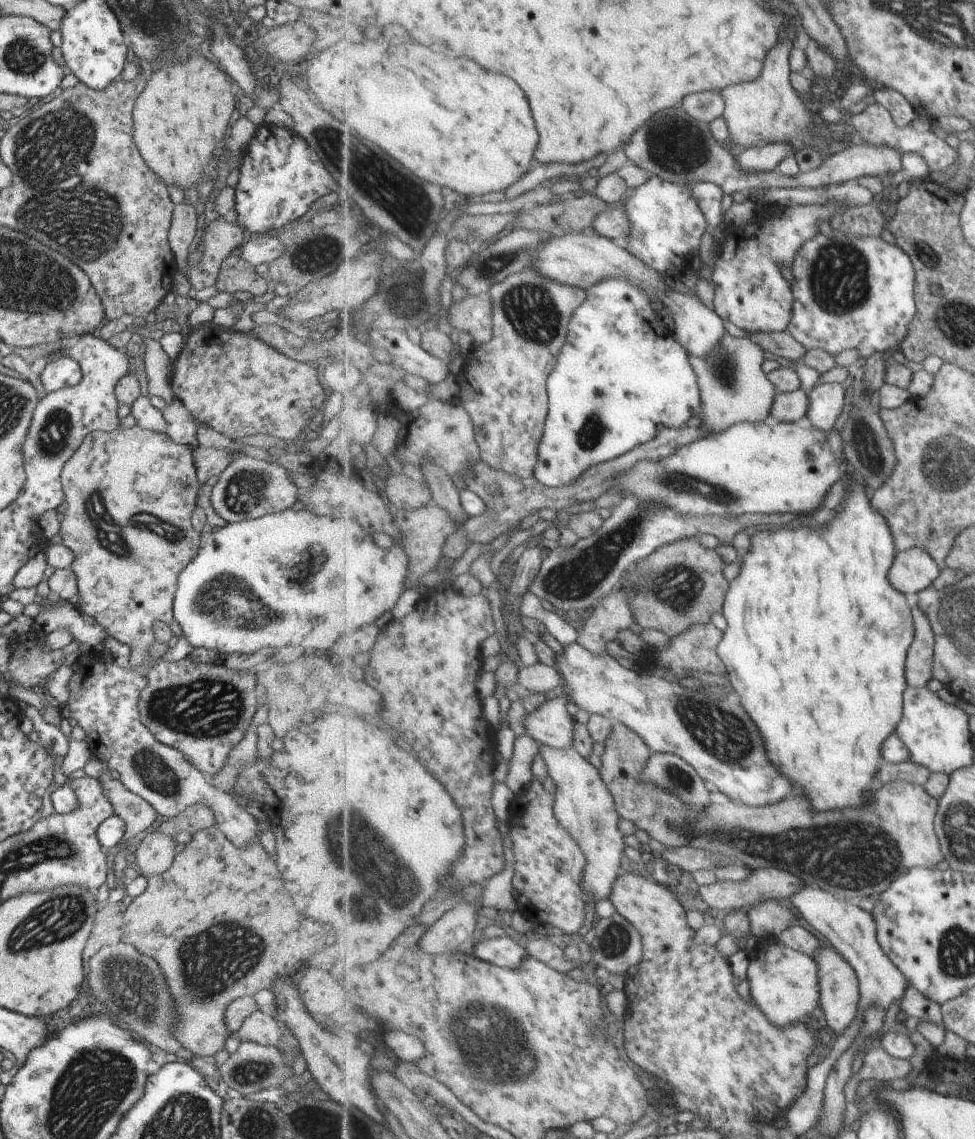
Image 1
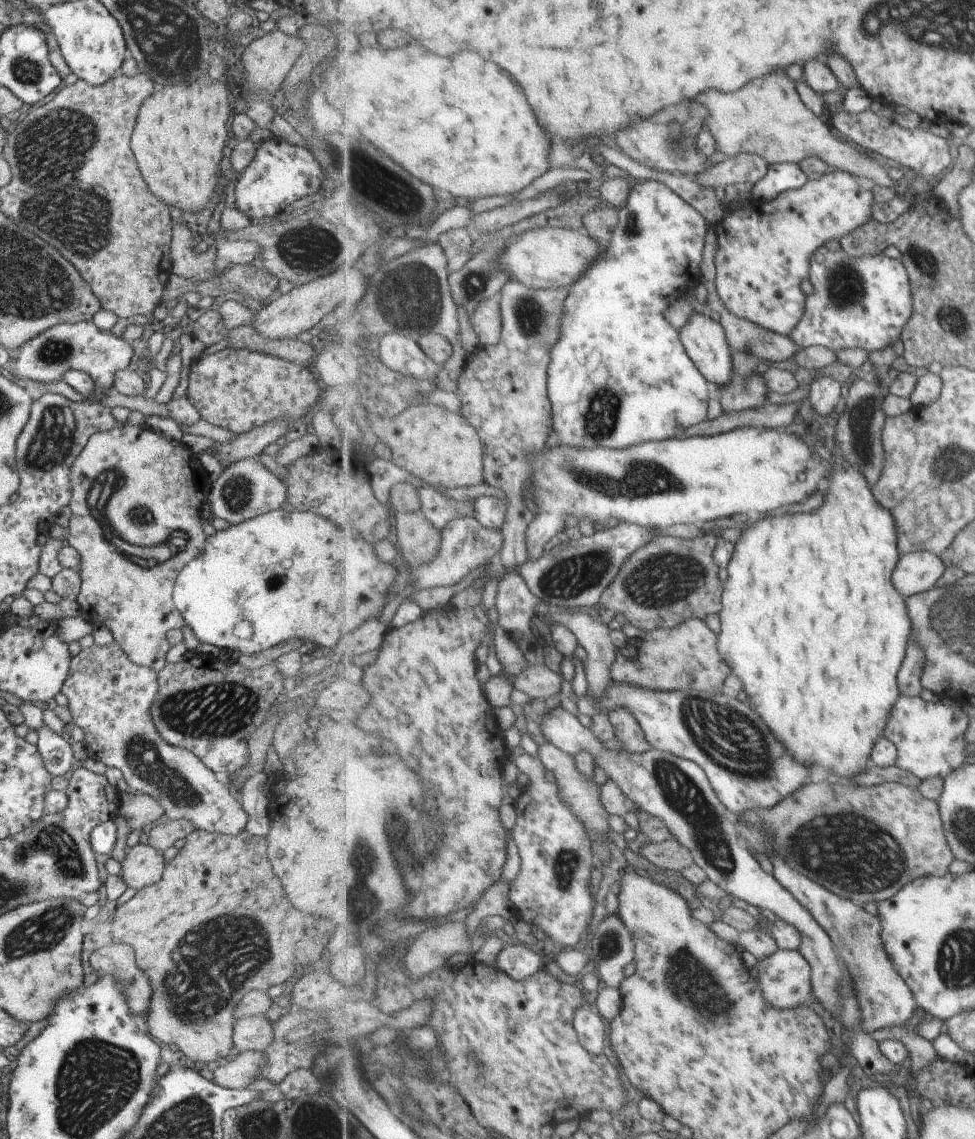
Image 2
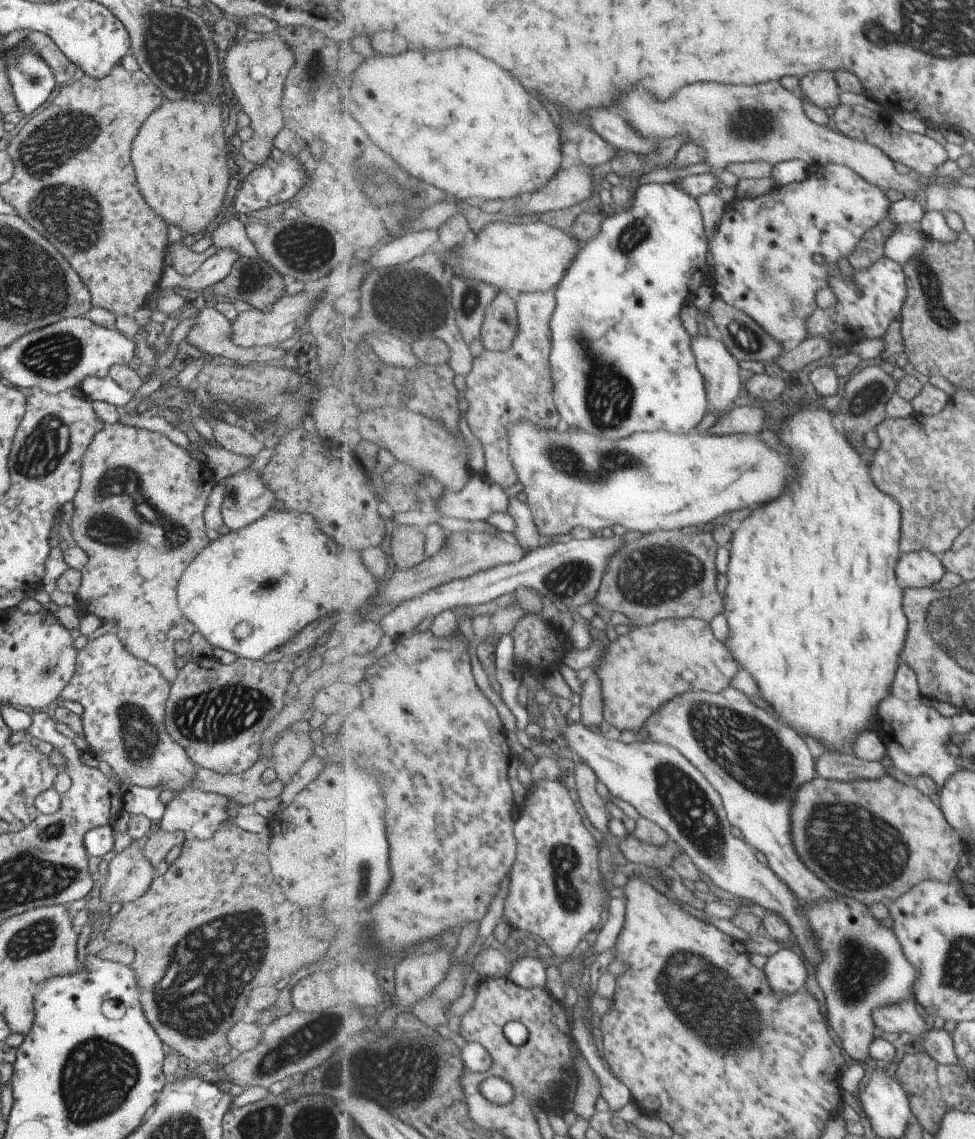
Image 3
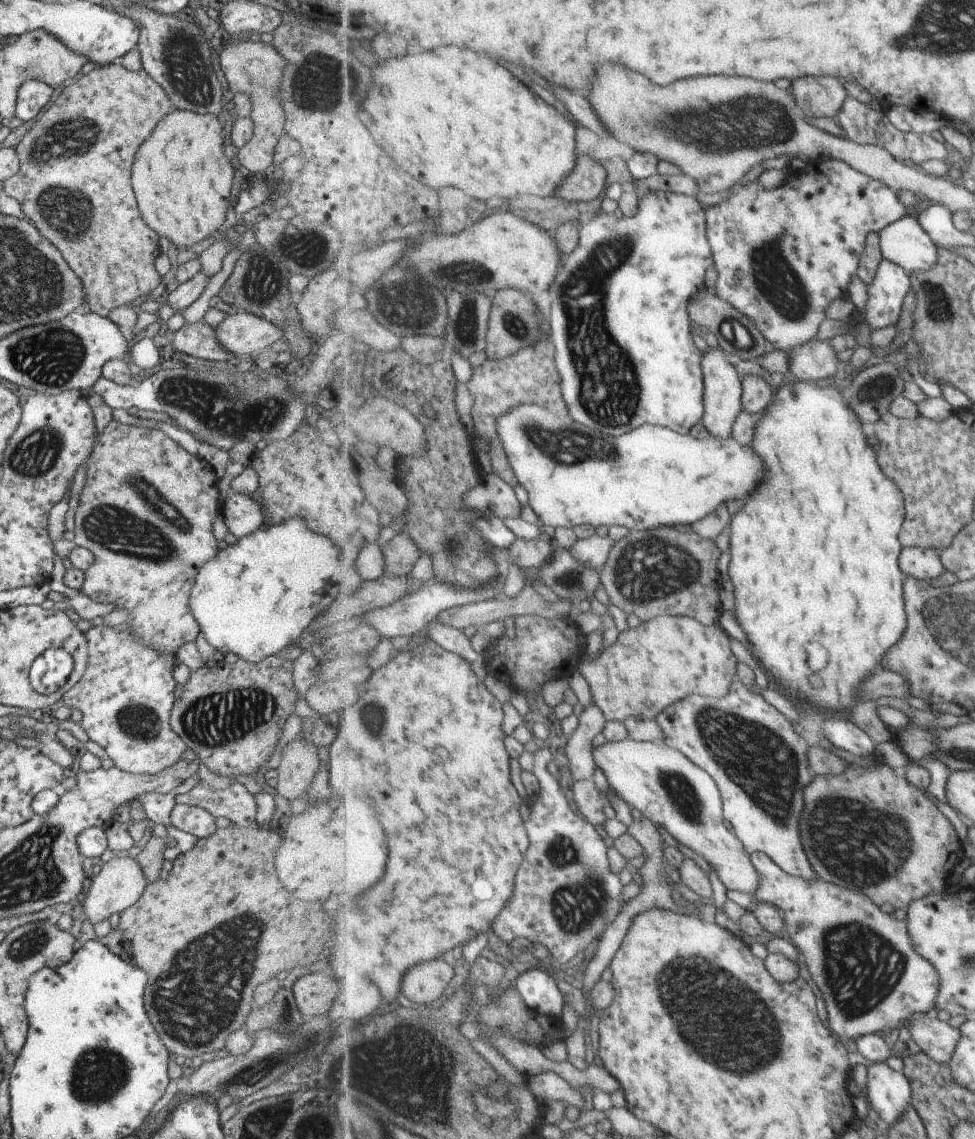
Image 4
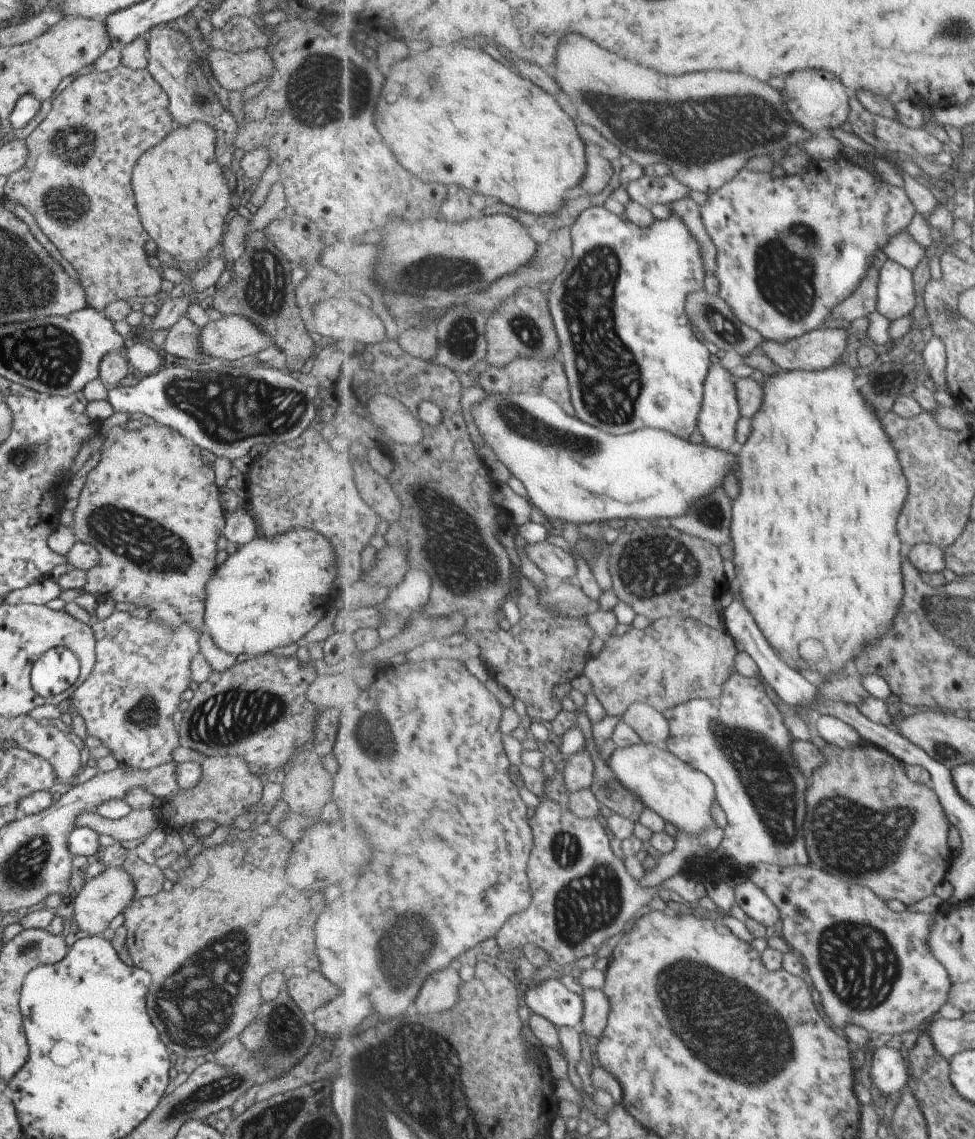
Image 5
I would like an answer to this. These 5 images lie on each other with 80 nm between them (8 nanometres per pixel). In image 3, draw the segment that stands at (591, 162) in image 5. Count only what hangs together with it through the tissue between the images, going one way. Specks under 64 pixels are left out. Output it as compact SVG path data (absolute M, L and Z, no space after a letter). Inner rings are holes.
M582 165L561 170L547 185L533 192L526 204L515 209L515 216L558 212L567 206L587 202L593 194L590 169Z

